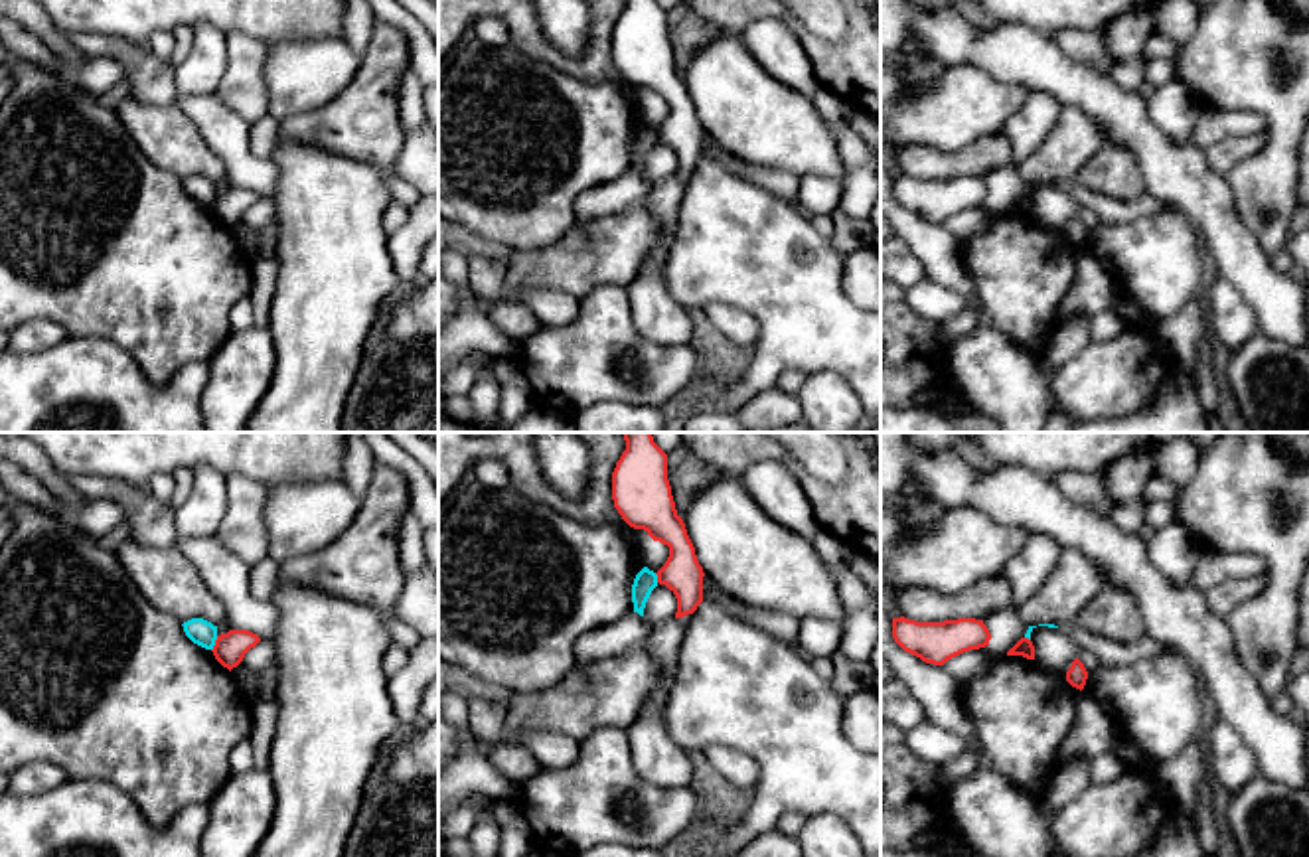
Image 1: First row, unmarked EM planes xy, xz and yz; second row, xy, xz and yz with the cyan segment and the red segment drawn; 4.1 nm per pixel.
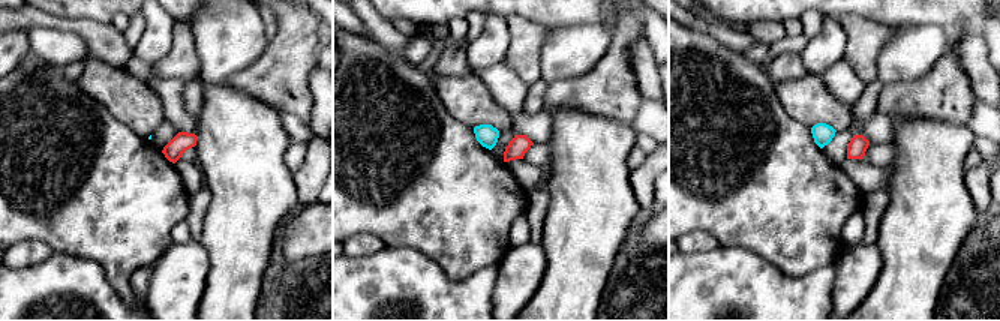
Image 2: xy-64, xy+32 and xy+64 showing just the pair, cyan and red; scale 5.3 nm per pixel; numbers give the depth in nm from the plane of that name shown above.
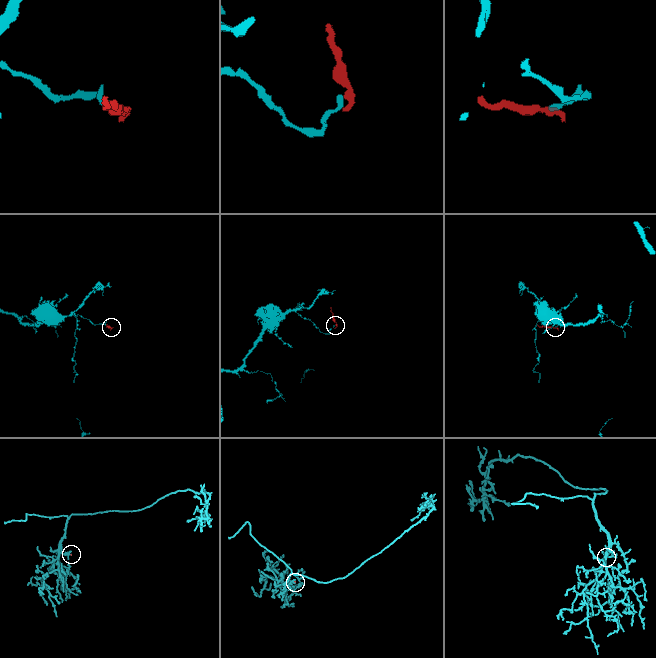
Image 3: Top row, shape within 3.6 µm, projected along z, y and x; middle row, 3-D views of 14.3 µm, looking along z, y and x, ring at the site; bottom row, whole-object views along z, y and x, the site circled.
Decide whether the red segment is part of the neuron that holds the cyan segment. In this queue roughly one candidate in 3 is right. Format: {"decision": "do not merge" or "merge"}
{"decision": "do not merge"}

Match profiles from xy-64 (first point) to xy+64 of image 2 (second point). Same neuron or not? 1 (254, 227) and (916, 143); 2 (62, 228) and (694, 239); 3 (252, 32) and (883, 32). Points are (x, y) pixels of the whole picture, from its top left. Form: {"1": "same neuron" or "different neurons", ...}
{"1": "same neuron", "2": "different neurons", "3": "different neurons"}

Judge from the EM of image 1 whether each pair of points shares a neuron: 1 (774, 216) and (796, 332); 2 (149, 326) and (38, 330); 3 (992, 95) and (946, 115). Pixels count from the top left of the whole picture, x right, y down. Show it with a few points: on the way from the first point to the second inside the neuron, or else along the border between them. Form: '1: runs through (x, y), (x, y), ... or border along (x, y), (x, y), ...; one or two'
1: runs through (774, 245), (774, 263), (792, 281), (796, 303); one
2: border along (20, 322), (54, 320), (68, 334); two
3: runs through (980, 103), (958, 105); one

